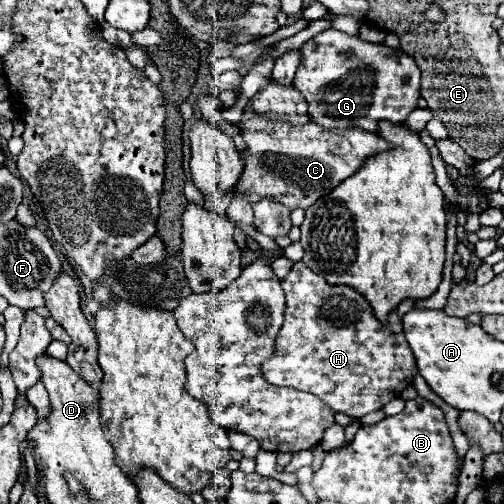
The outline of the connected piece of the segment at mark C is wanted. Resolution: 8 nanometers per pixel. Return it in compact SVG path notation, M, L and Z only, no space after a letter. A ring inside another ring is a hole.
M286 119L280 129L272 129L272 125L276 123L270 123L266 129L244 133L246 149L240 153L244 171L232 189L234 199L246 201L250 205L268 199L288 207L290 211L308 209L316 199L320 199L320 195L328 195L336 183L356 173L368 155L376 155L376 151L388 149L384 139L358 127L326 131L318 123L312 123L312 119L300 125L300 131Z

